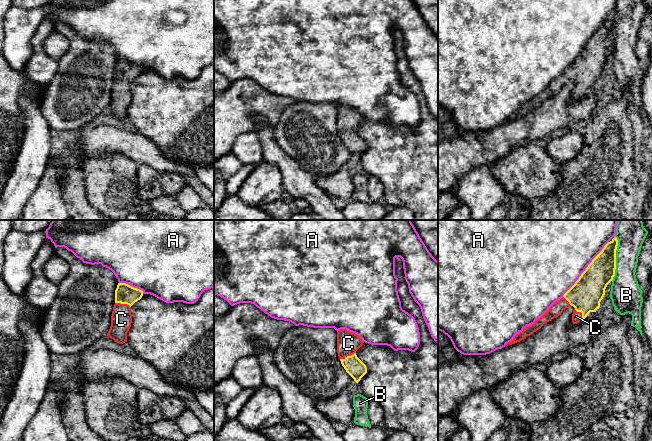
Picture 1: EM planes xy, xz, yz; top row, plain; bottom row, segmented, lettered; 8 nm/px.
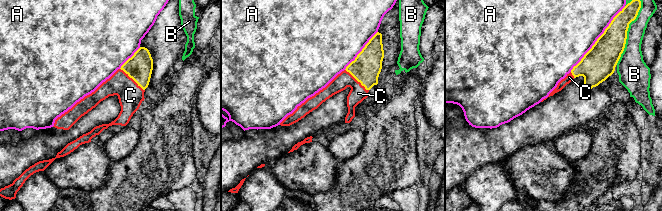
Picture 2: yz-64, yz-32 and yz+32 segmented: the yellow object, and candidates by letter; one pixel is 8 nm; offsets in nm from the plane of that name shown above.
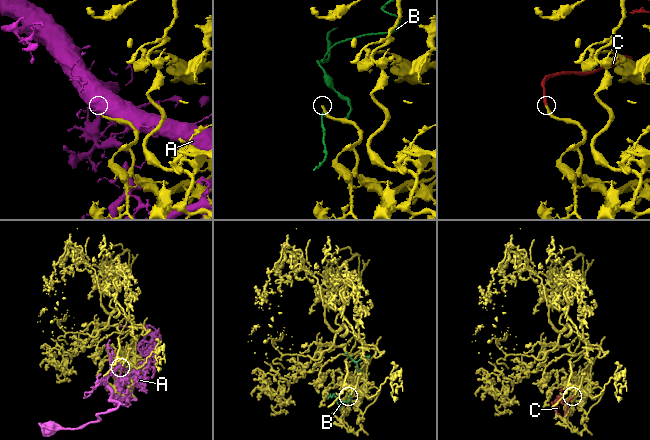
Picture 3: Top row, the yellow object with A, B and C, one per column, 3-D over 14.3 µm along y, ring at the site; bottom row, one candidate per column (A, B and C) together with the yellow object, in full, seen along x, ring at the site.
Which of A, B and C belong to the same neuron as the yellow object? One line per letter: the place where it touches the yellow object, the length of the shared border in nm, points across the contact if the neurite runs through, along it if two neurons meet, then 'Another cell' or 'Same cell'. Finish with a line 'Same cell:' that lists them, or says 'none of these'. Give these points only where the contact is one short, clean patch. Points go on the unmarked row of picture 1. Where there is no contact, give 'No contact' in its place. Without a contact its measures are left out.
A: Touches yellow at yz (586, 45). Shared border 600 nm. Another cell
B: Touches yellow at yz (615, 34). Shared border 360 nm. Another cell
C: Touches yellow at xz (347, 132). Shared border 140 nm. Path across: xz (352, 140), (347, 132), (348, 119). Same cell
Same cell: C

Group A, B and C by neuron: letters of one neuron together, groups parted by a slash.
A / B / C

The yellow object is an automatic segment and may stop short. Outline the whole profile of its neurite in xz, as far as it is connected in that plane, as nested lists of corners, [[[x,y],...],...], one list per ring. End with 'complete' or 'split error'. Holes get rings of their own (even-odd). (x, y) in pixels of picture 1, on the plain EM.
[[[346,105],[337,107],[337,129],[346,148],[358,159],[367,149],[366,141],[357,133],[356,127],[363,121],[362,115]]]; split error

